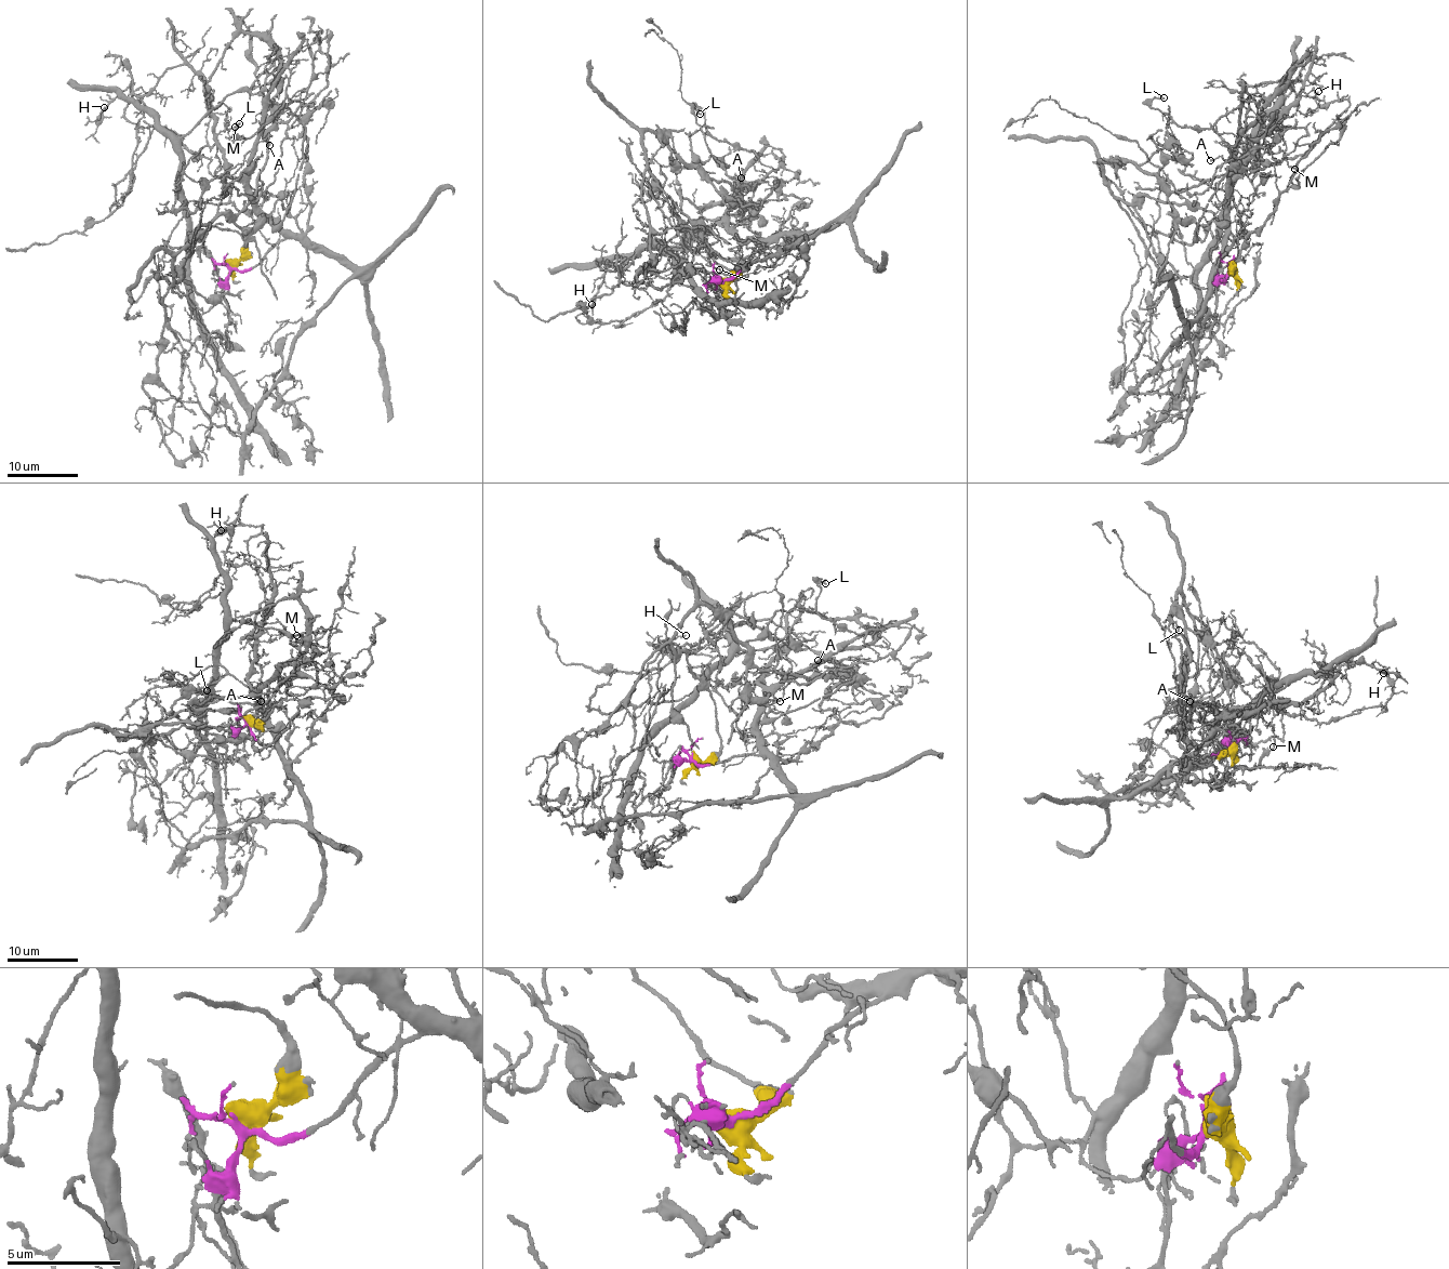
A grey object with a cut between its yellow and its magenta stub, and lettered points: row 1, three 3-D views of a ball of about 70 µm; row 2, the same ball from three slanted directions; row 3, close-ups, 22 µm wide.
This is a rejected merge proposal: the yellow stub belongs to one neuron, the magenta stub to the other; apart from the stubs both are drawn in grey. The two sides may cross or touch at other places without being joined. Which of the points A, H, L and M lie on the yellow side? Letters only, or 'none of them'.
none of them

